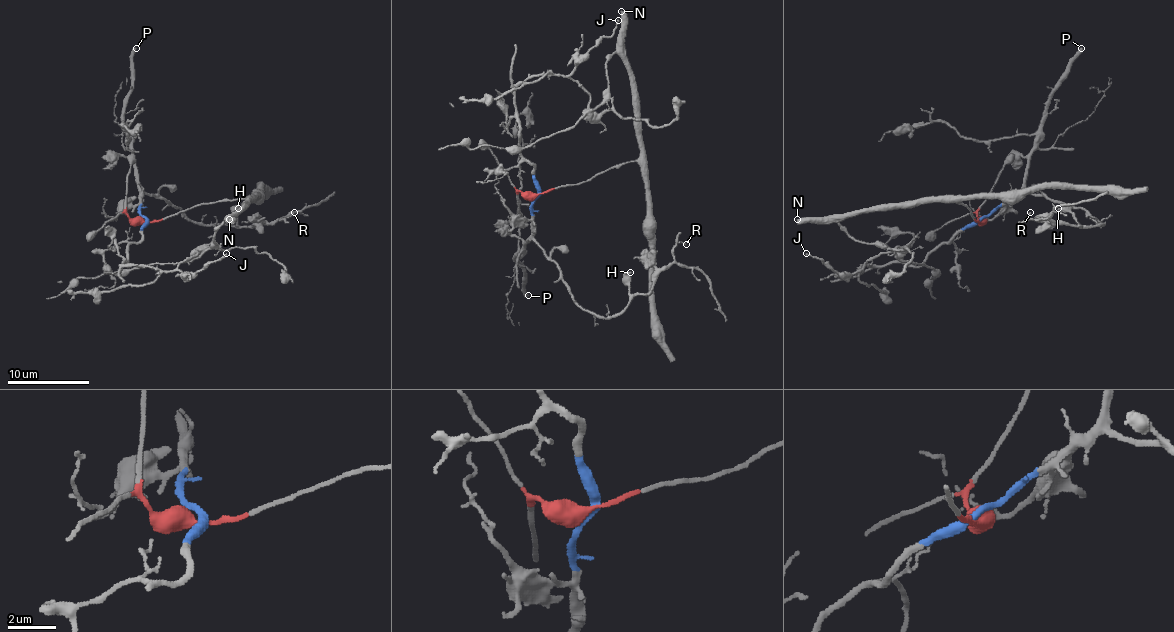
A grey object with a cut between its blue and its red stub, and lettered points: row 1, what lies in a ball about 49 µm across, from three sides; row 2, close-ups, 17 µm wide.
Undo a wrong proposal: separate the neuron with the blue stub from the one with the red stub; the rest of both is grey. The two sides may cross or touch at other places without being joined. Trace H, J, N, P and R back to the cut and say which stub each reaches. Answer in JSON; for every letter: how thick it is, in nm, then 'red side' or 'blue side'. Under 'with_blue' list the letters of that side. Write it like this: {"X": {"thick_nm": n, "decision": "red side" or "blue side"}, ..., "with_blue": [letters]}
{"H": {"thick_nm": 440, "decision": "blue side"}, "J": {"thick_nm": 130, "decision": "blue side"}, "N": {"thick_nm": 480, "decision": "red side"}, "P": {"thick_nm": 360, "decision": "blue side"}, "R": {"thick_nm": 100, "decision": "blue side"}, "with_blue": ["H", "J", "P", "R"]}

